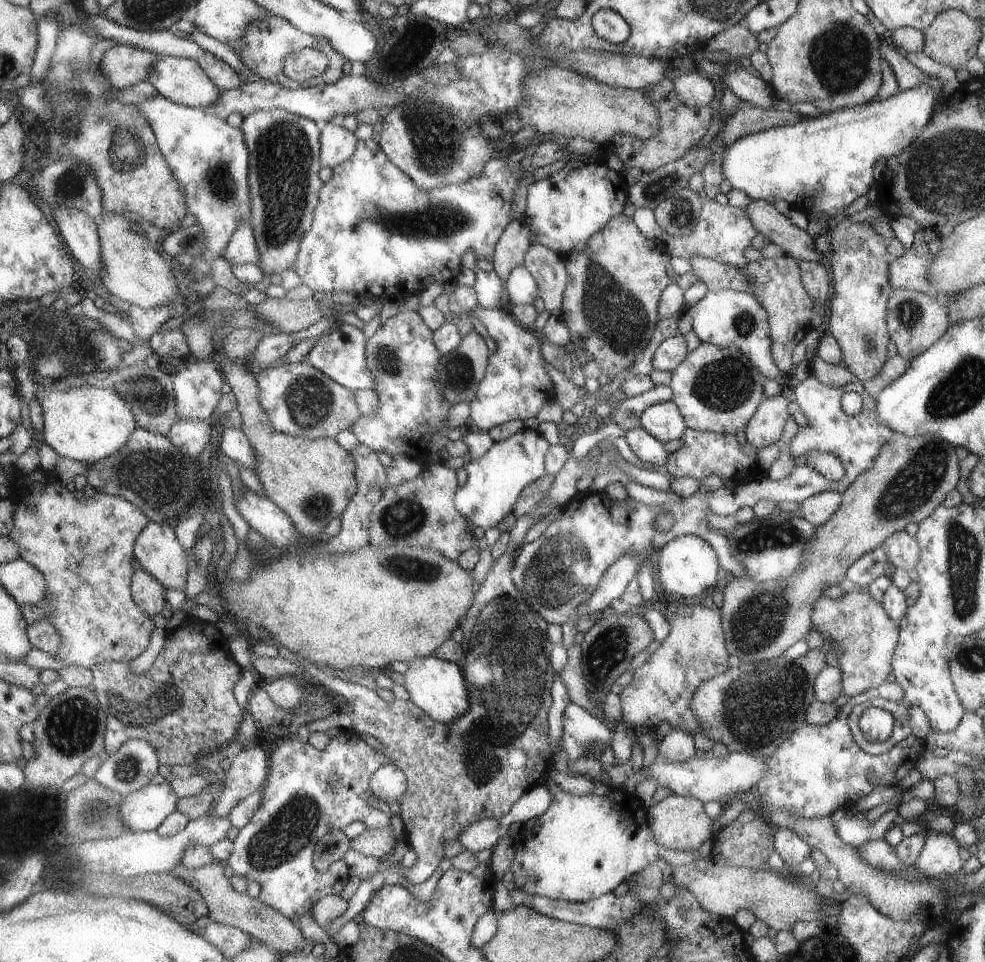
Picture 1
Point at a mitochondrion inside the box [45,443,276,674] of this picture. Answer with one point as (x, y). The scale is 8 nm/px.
(144, 472)

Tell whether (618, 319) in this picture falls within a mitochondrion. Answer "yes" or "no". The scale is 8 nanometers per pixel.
yes

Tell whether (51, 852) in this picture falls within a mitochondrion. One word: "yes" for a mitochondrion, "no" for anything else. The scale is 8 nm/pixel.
no

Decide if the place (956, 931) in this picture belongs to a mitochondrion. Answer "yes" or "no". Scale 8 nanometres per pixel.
no

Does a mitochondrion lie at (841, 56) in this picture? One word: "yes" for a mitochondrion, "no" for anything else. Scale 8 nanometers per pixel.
yes

